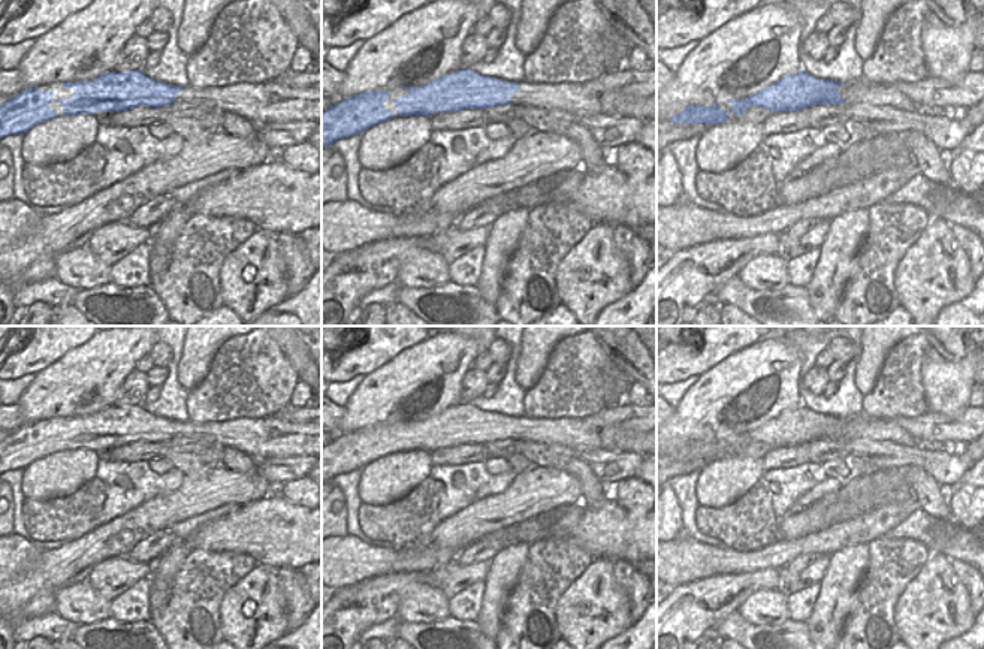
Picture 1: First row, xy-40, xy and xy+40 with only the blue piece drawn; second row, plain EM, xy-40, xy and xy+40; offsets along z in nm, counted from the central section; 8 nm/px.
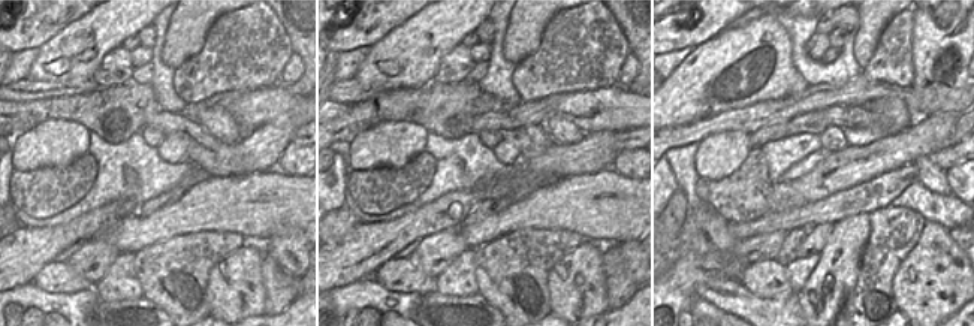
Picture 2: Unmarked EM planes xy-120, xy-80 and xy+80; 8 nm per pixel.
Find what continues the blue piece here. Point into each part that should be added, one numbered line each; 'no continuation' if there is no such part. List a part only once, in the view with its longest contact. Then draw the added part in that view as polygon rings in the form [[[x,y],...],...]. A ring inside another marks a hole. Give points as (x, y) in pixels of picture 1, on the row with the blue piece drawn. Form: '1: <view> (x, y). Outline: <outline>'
1: xy (579, 99). Outline: [[[519,82],[510,96],[511,105],[558,109],[576,117],[631,117],[642,121],[656,118],[656,93],[648,97],[621,91],[597,91],[597,85],[583,82],[562,82],[556,85],[535,85]]]

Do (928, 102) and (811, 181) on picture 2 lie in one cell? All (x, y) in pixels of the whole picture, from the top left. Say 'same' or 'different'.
different

